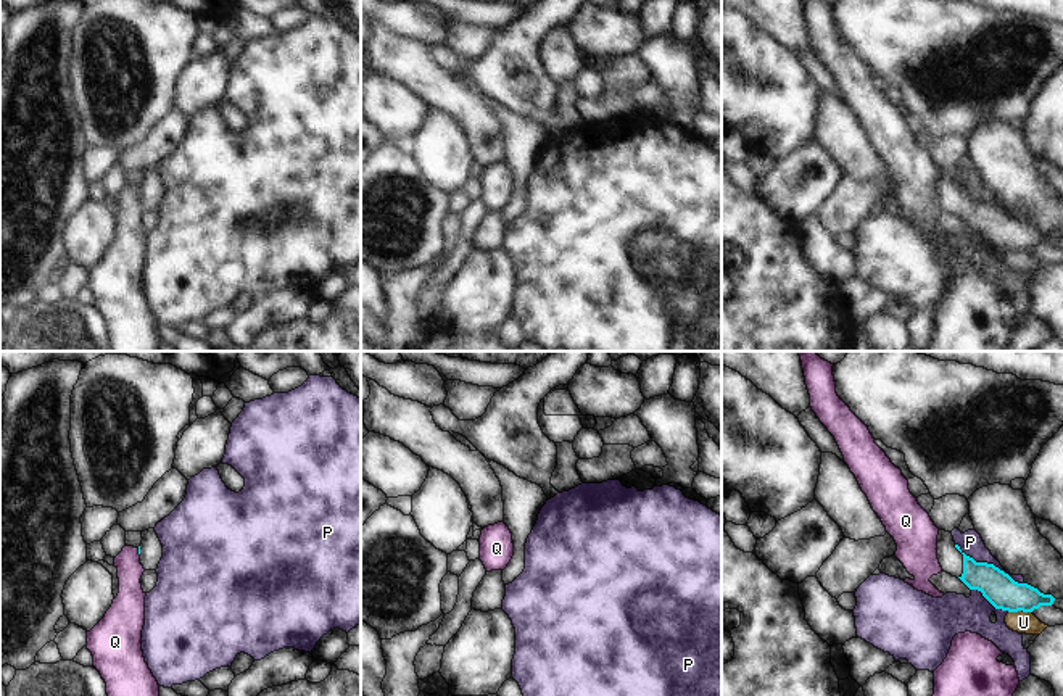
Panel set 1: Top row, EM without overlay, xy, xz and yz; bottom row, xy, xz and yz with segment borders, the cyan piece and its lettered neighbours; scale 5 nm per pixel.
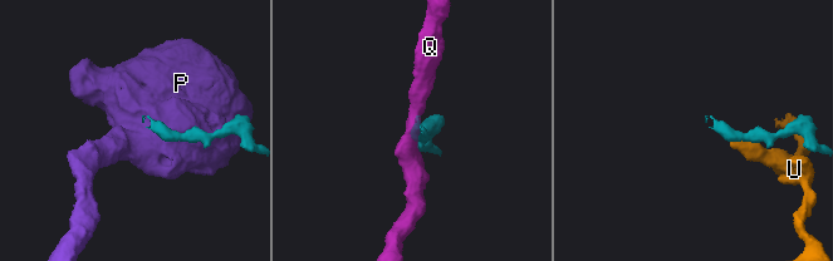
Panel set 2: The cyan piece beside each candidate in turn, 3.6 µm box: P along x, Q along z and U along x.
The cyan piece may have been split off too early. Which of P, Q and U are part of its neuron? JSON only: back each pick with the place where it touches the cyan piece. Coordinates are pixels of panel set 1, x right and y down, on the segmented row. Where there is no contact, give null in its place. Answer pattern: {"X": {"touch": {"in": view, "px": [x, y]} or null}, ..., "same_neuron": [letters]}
{"same_neuron": []}

